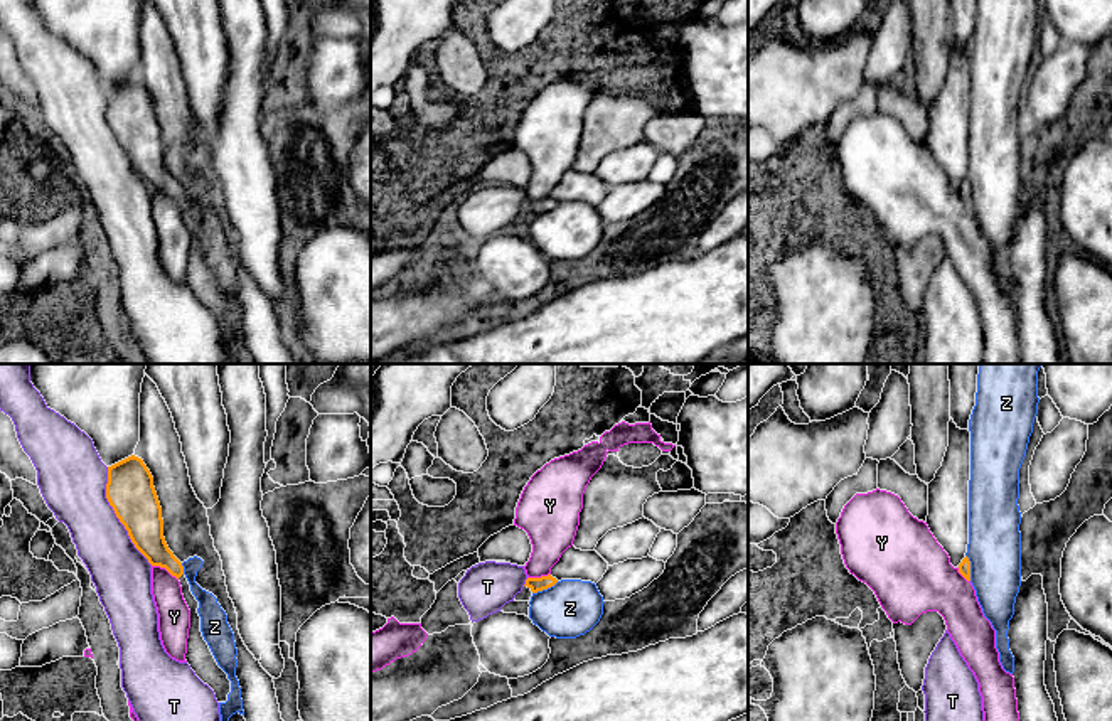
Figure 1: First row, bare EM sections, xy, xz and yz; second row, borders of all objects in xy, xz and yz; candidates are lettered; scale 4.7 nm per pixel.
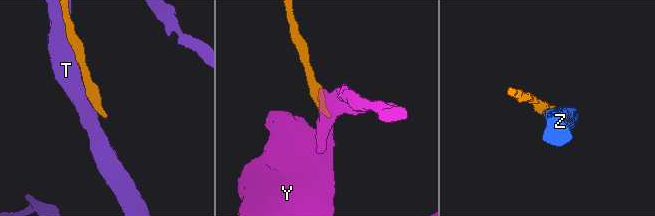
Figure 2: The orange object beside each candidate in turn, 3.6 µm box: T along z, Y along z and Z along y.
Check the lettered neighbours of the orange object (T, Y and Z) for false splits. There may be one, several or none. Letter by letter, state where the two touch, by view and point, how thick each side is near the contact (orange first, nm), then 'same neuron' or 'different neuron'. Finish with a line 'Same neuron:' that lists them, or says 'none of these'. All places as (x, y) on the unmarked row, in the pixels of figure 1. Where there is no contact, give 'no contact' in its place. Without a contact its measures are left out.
T: xy (117, 138) | 220/300 nm | different neuron
Y: xy (165, 191) | 180/160 nm | different neuron
Z: xz (545, 211) | 70/280 nm | different neuron
Same neuron: none of these

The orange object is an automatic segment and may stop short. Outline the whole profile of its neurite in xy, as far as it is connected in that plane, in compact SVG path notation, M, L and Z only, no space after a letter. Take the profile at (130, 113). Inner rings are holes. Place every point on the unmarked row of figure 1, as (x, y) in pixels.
M131 77L108 89L106 121L128 153L131 165L148 185L165 190L180 204L184 222L190 232L185 283L195 298L214 313L217 325L226 325L231 303L217 288L202 259L197 236L199 224L190 214L182 185L165 165L162 130L153 109L153 99L142 81Z

